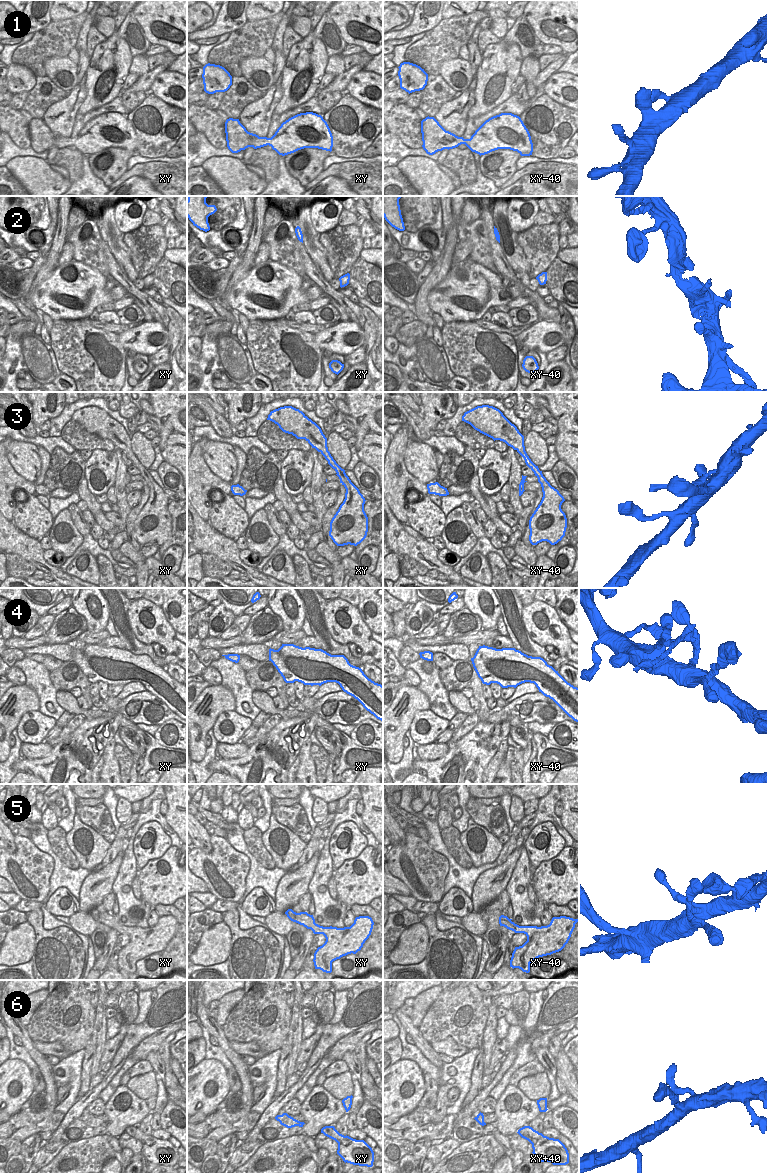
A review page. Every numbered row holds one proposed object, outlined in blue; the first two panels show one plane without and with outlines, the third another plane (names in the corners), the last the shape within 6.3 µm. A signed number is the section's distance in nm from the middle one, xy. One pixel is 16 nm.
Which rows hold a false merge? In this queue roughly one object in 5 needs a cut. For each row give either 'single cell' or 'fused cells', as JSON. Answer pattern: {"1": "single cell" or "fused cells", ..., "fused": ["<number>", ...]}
{"1": "single cell", "2": "single cell", "3": "single cell", "4": "single cell", "5": "single cell", "6": "single cell", "fused": []}

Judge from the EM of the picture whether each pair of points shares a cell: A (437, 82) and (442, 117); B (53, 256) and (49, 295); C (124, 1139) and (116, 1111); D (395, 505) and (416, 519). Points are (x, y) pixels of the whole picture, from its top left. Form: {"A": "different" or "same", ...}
{"A": "different", "B": "different", "C": "different", "D": "different"}

